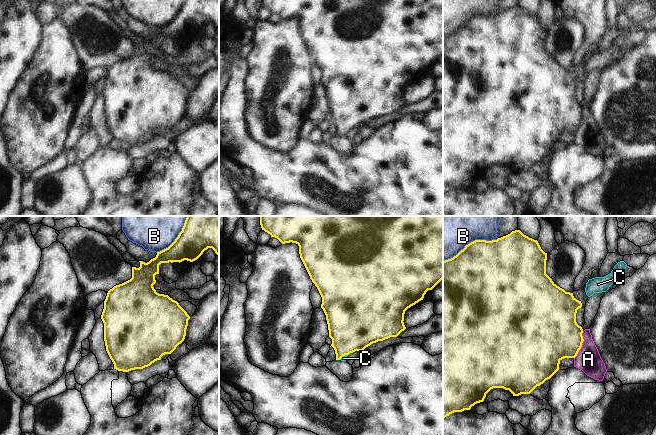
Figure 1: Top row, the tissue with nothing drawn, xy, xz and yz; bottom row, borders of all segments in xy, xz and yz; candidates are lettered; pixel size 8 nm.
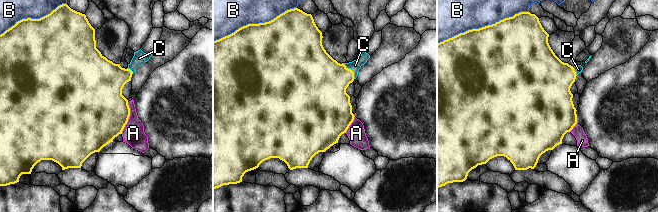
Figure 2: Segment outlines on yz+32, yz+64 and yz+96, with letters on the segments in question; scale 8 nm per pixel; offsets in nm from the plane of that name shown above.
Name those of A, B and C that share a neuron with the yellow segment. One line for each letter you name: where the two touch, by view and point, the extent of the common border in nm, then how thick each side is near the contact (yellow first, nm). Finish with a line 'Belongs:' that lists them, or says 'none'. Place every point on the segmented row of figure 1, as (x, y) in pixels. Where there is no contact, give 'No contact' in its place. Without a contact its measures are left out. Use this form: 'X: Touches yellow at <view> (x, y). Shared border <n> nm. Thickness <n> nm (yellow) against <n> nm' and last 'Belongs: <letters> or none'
C: Touches yellow at xz (343, 355). Shared border 80 nm. Thickness 400 nm (yellow) against 40 nm
Belongs: C.

